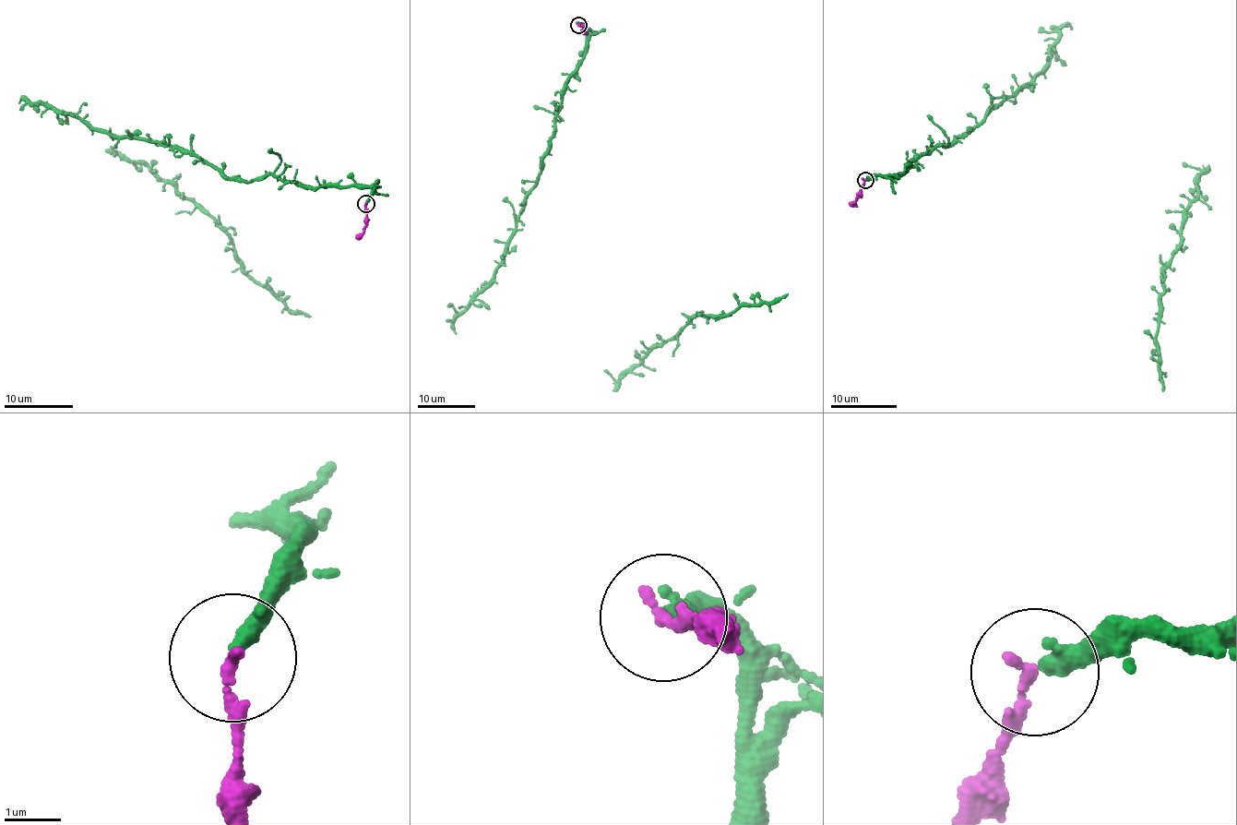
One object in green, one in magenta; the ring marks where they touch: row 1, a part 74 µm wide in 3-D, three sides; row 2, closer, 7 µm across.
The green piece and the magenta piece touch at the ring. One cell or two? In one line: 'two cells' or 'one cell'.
one cell

